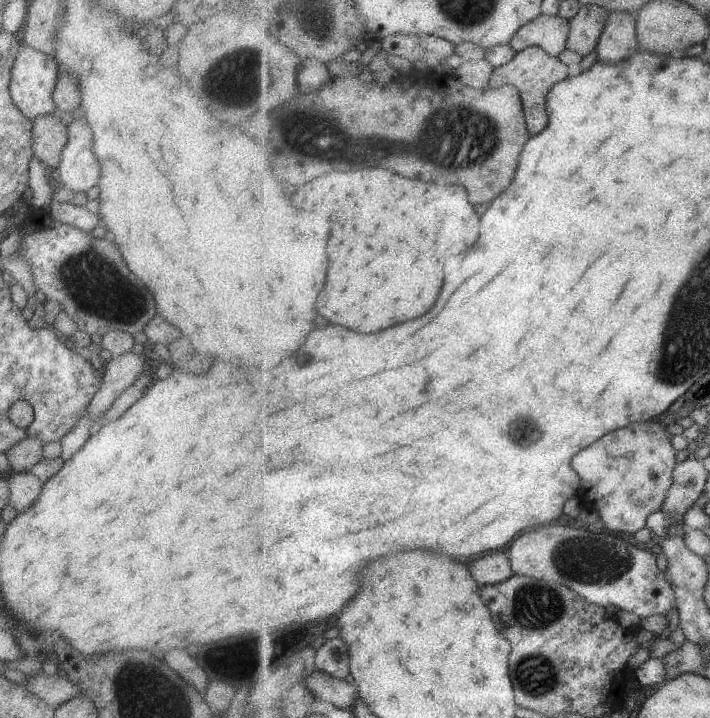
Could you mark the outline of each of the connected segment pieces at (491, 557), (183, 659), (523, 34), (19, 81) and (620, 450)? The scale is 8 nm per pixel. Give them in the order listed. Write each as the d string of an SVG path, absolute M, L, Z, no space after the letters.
M510 550L494 552L472 562L472 572L480 584L498 585L515 576Z
M170 650L164 654L163 661L171 670L184 678L189 686L204 696L209 686L208 676L186 650Z
M541 15L539 19L521 28L511 46L516 53L520 53L537 45L544 48L551 56L560 57L562 52L569 49L570 35L571 20L558 15Z
M24 43L20 44L20 48L16 52L16 58L14 58L9 90L14 105L30 121L33 121L38 116L45 116L57 112L57 107L53 100L53 93L59 70L59 65L54 57L44 54L44 52L39 52Z
M659 421L630 424L600 438L574 460L576 470L584 476L582 496L590 502L588 508L598 508L604 525L617 534L640 532L652 514L666 507L679 464L679 451L672 444L675 436L667 427Z

